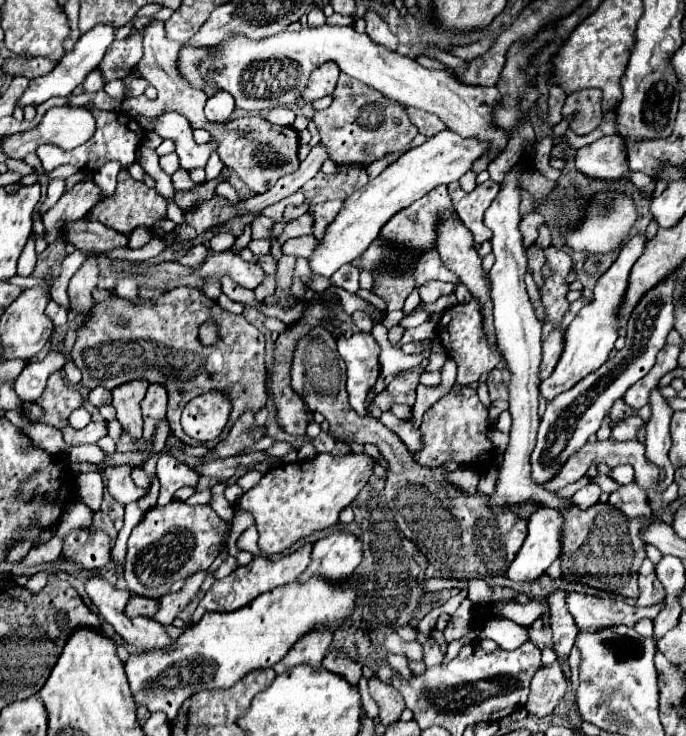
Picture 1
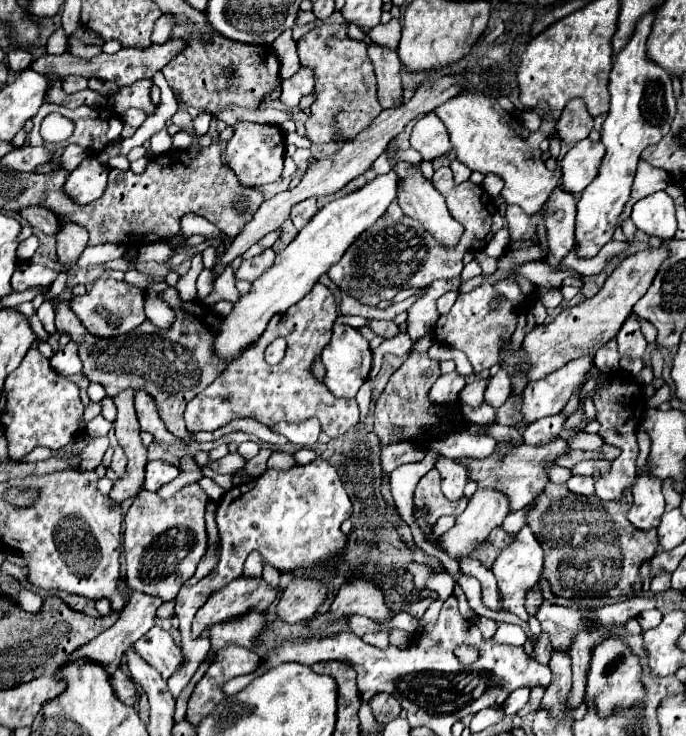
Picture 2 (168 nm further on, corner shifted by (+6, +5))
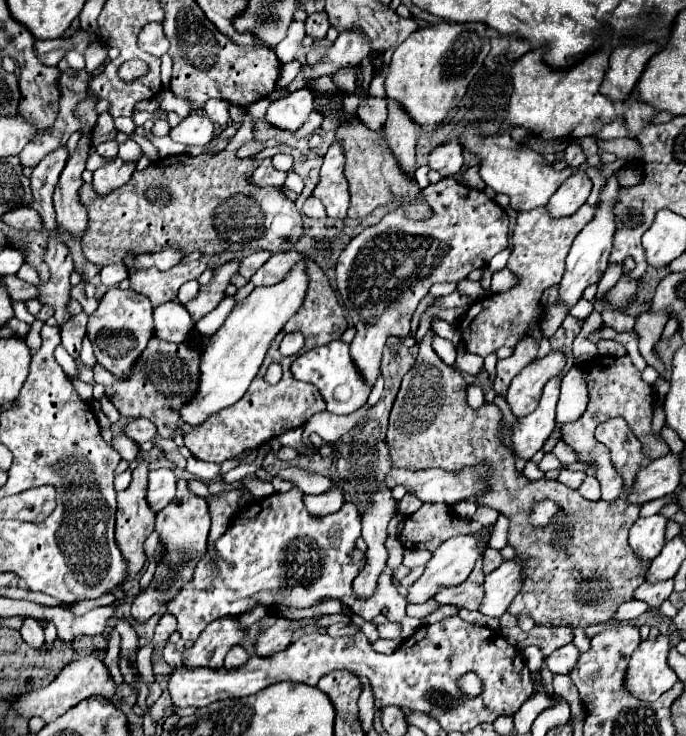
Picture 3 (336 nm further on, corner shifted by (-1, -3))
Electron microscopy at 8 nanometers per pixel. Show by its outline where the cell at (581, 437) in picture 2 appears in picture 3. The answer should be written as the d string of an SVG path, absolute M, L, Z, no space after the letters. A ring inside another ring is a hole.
M559 441L559 443L555 445L553 453L555 453L555 457L557 457L559 461L563 461L563 465L571 465L571 463L575 463L575 461L577 461L577 457L571 453L571 449L567 449L567 447L565 447L565 443L563 443L563 441Z

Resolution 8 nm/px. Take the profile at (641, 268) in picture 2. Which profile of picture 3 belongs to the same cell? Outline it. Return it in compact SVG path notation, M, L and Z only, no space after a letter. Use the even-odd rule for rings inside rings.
M553 351L545 359L529 363L511 381L509 391L507 391L507 403L517 419L529 415L537 407L545 383L551 377L559 375L563 367L565 367L565 355L561 351Z

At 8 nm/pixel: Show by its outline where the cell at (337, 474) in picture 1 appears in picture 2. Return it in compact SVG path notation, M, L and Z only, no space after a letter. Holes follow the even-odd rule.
M316 457L312 463L306 465L292 465L286 471L268 469L264 475L240 483L224 493L216 509L216 523L222 539L222 557L210 575L200 579L196 585L182 587L176 595L176 617L180 619L180 647L184 662L167 681L175 700L210 650L208 638L194 640L190 635L192 617L196 615L198 607L204 605L210 593L242 575L244 561L252 549L260 551L262 559L274 565L278 571L298 571L304 567L312 567L322 563L330 555L340 553L346 541L340 525L350 515L352 503L346 495L342 479L338 479L336 467L322 457Z

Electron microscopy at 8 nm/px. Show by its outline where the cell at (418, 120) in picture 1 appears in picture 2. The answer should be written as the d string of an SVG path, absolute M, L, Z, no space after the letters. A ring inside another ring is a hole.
M426 113L424 117L420 117L416 121L412 135L410 135L410 145L416 151L420 151L420 155L426 161L440 157L440 155L446 155L452 149L448 129L434 113Z

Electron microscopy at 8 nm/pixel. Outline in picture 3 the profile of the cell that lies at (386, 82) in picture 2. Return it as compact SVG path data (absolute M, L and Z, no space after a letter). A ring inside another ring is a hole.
M387 99L389 105L389 117L385 123L387 141L391 141L391 149L395 149L395 157L407 173L415 173L415 141L417 141L417 127L411 123L411 119L399 109L397 101Z

